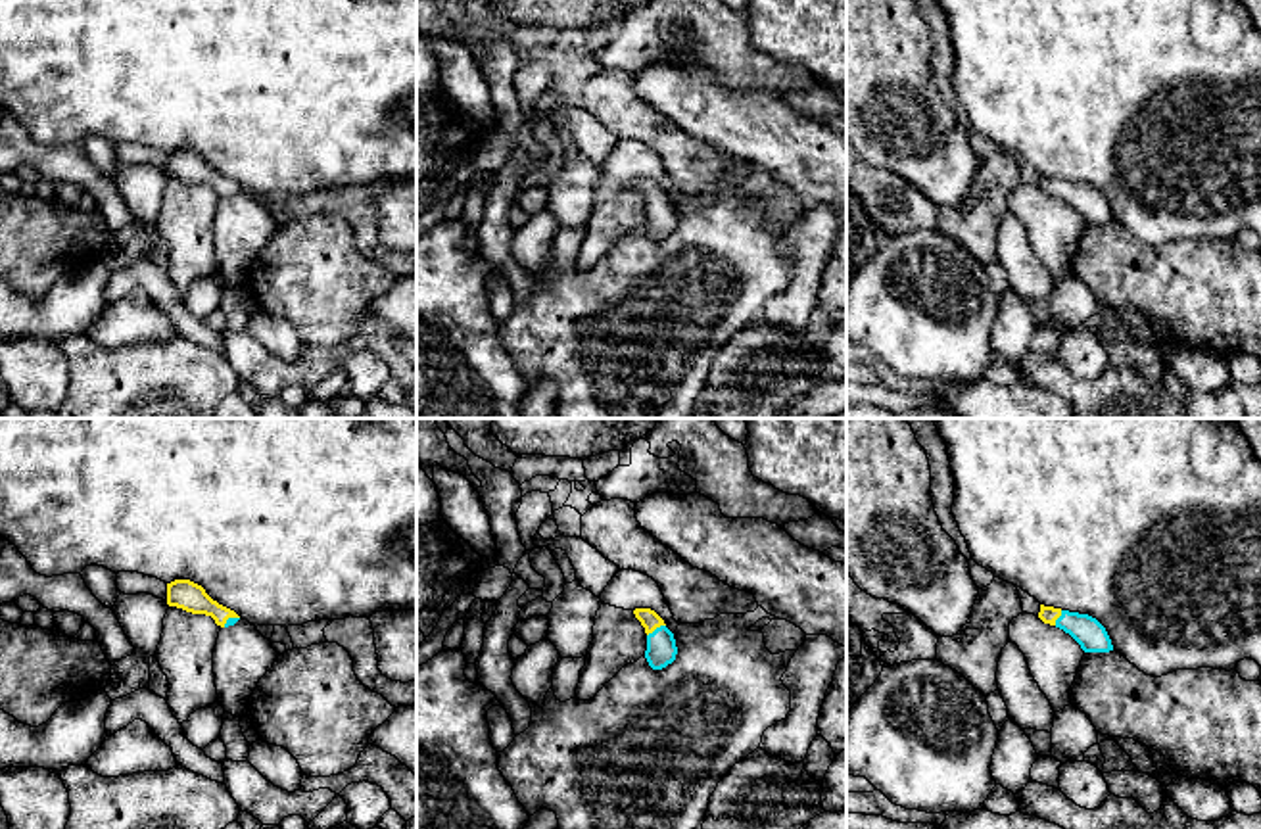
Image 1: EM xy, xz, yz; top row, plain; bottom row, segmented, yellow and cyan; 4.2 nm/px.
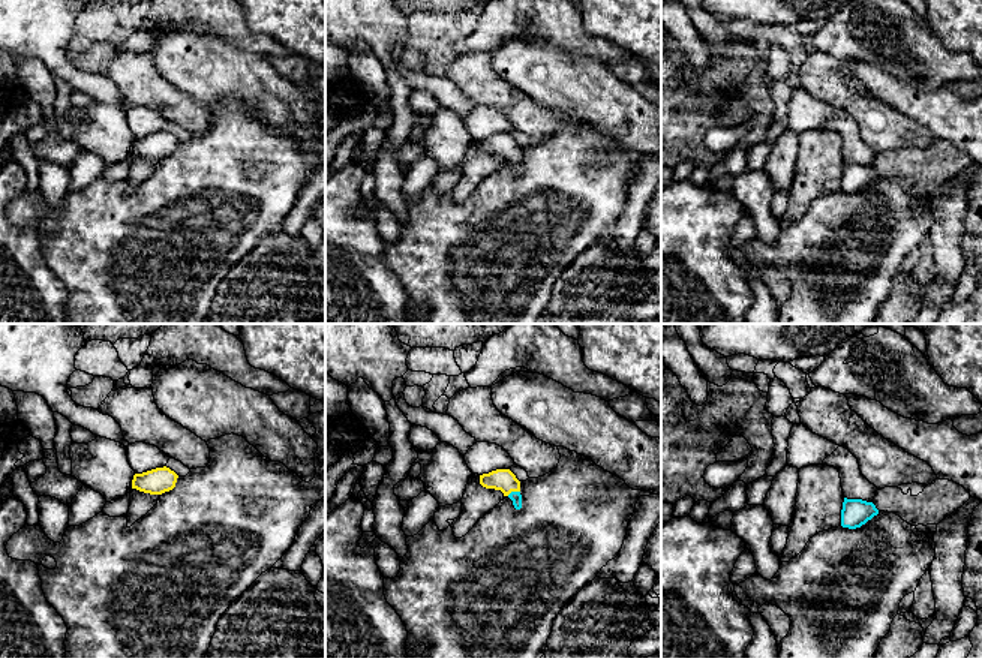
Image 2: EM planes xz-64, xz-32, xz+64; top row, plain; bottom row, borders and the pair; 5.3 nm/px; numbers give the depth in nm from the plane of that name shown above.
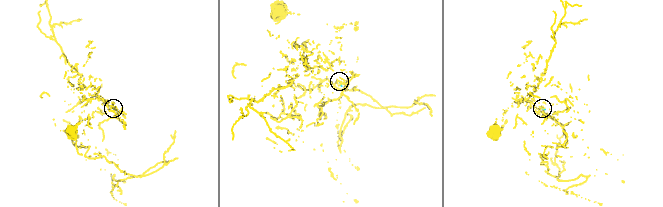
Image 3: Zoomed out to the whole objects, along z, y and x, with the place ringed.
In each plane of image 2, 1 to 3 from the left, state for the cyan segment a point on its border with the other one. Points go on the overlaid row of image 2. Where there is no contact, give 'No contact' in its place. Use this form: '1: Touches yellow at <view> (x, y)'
1: No contact
2: Touches yellow at xz-32 (513, 490)
3: No contact

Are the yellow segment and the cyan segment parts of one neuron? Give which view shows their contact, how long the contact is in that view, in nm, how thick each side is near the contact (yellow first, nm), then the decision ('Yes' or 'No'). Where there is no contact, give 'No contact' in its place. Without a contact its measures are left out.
Touches yellow in xz. Shared border 90 nm. Thickness 80 nm (yellow) against 130 nm. Yes

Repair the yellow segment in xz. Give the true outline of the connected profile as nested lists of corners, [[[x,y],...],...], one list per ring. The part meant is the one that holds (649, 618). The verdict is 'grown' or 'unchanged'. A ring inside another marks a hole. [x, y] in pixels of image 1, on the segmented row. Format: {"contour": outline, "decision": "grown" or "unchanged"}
{"contour": [[[635,608],[635,618],[647,633],[645,658],[653,670],[662,670],[676,660],[678,647],[674,633],[666,628],[664,620],[651,608]]], "decision": "grown"}

